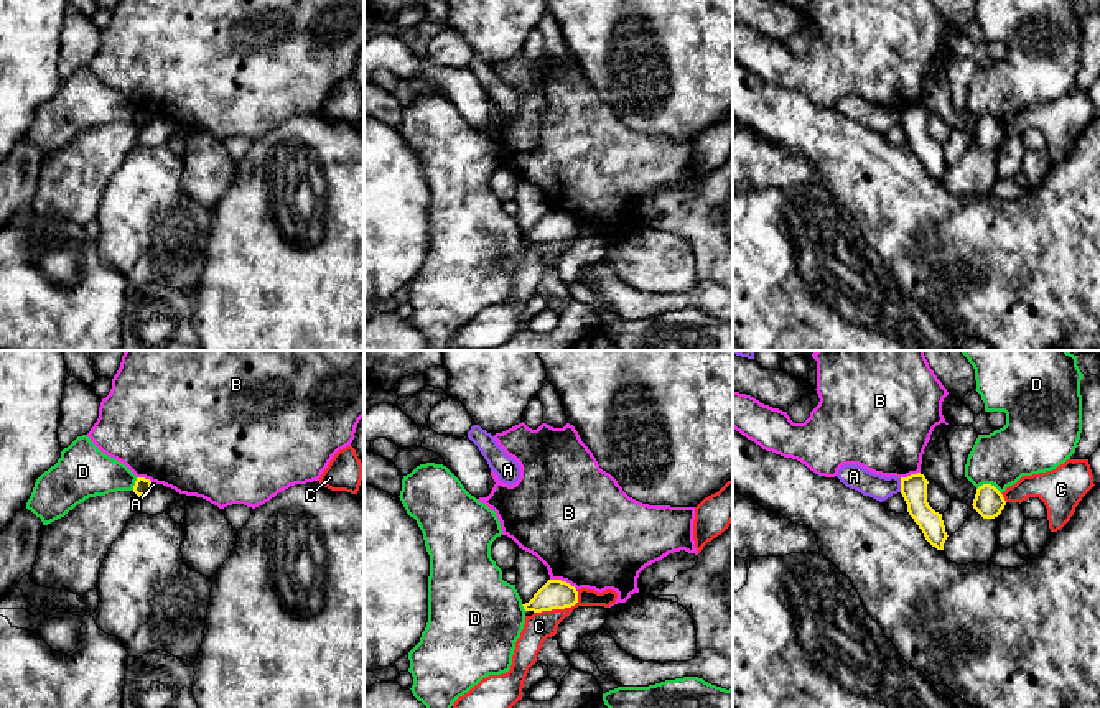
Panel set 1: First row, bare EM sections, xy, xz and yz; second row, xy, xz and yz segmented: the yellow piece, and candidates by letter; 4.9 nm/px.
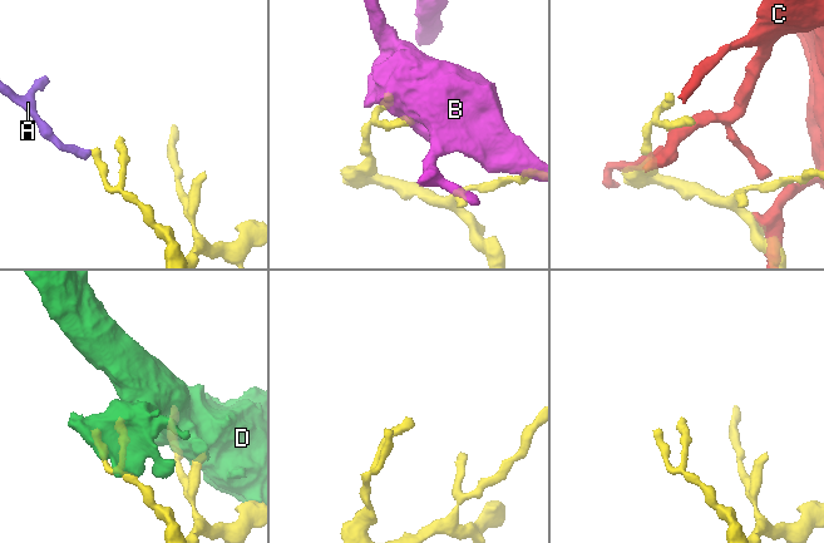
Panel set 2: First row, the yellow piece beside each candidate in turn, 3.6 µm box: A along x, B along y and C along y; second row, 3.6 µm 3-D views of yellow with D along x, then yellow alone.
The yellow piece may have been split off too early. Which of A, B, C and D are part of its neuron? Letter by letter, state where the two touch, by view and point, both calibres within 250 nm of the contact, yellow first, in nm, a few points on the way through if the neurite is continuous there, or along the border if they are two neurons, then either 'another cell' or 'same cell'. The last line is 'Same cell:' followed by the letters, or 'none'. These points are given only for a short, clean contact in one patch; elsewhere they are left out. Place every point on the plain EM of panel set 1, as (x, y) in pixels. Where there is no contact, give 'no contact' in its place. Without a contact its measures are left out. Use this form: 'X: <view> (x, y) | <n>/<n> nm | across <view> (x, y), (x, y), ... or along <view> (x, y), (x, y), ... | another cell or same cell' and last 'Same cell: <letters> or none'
A: yz (901, 116) | 130/120 nm | along yz (899, 109), (901, 122) | another cell
B: xz (563, 213) | 140/480 nm | another cell
C: xz (560, 239) | 140/140 nm | another cell
D: yz (988, 116) | 150/280 nm | another cell
Same cell: none

